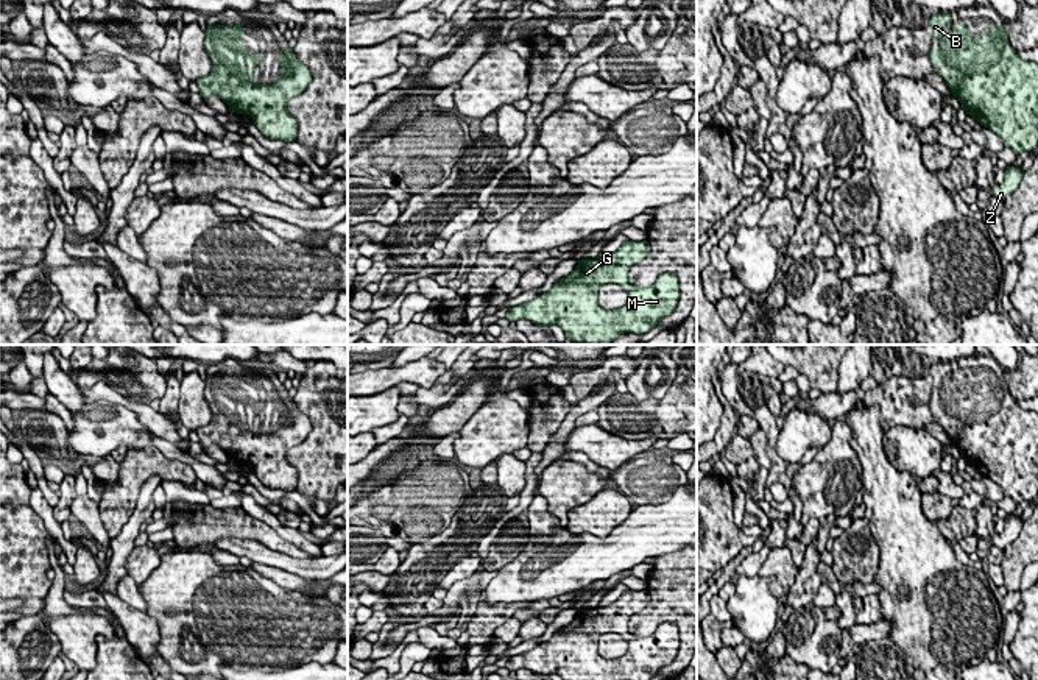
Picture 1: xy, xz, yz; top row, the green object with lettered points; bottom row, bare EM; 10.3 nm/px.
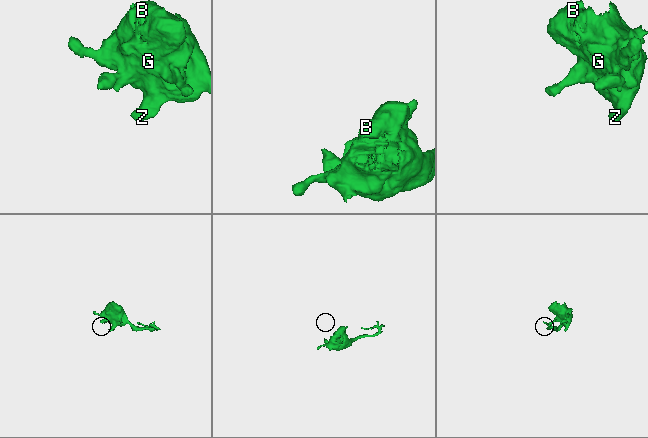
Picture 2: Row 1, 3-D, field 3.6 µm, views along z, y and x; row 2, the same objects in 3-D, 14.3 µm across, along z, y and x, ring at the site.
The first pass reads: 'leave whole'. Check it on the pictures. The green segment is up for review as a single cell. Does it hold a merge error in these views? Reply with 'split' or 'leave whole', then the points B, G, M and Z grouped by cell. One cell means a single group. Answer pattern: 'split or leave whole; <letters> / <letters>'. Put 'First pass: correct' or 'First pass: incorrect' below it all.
leave whole; B G M Z
First pass: correct

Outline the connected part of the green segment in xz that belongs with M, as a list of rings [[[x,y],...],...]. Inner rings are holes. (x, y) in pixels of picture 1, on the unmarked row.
[[[630,590],[606,607],[581,608],[575,619],[556,630],[549,641],[528,652],[511,655],[505,668],[508,671],[530,669],[535,674],[549,677],[556,674],[563,680],[650,680],[675,660],[680,649],[678,627],[672,622],[659,624],[648,636],[628,632],[630,618],[644,610],[650,599],[647,590]],[[605,633],[619,633],[628,641],[628,650],[623,657],[606,660],[598,653],[598,639]]]

